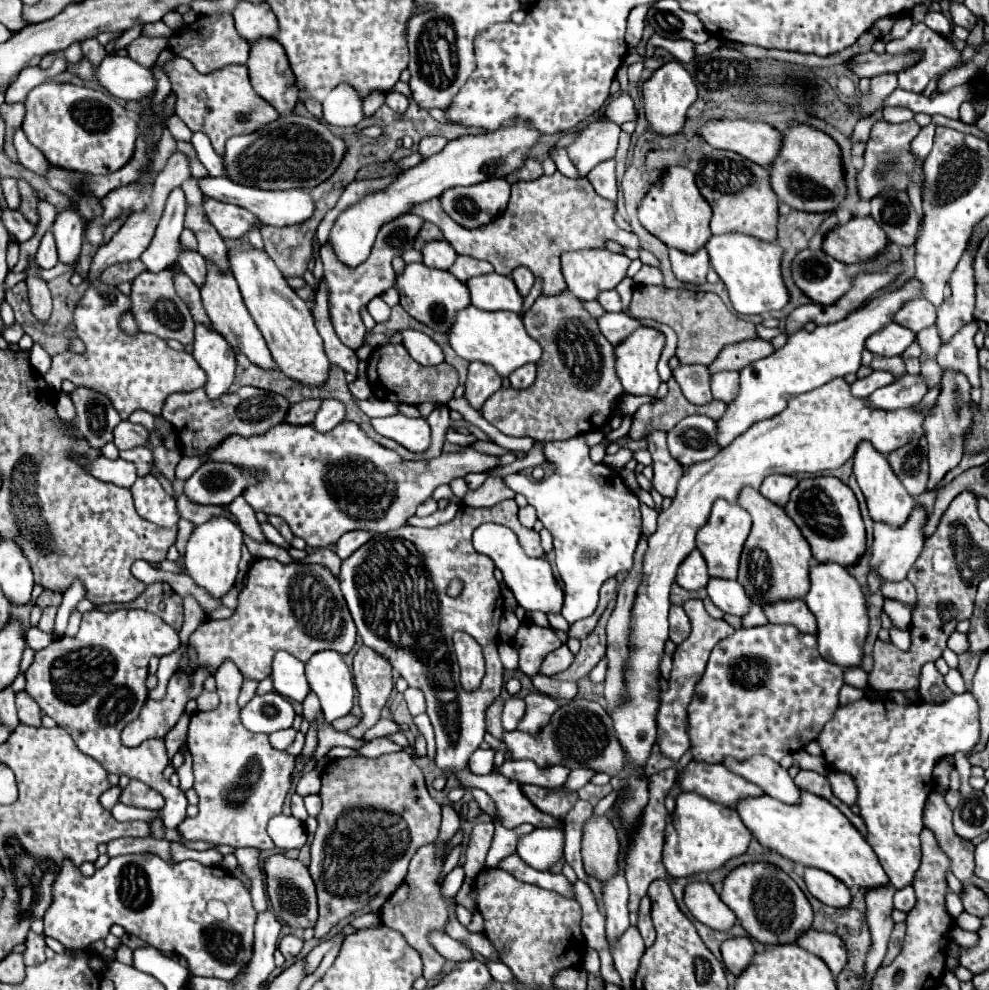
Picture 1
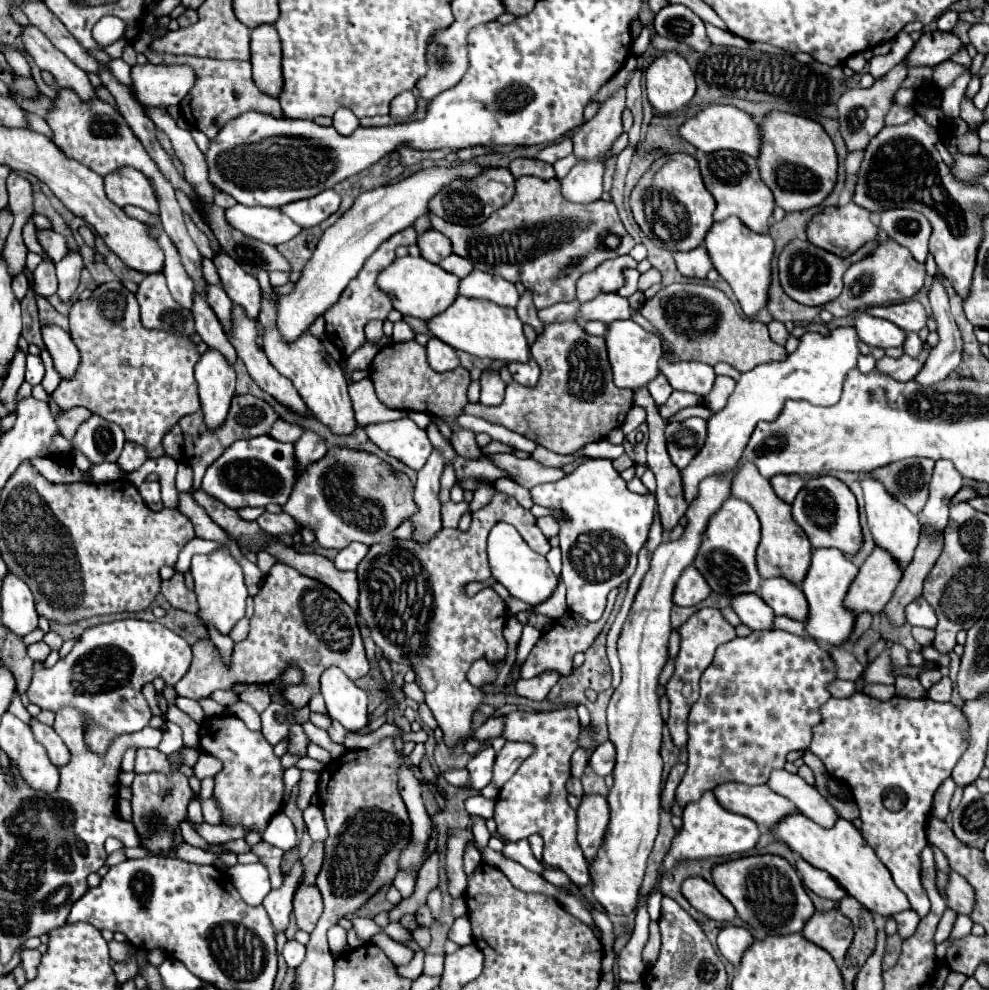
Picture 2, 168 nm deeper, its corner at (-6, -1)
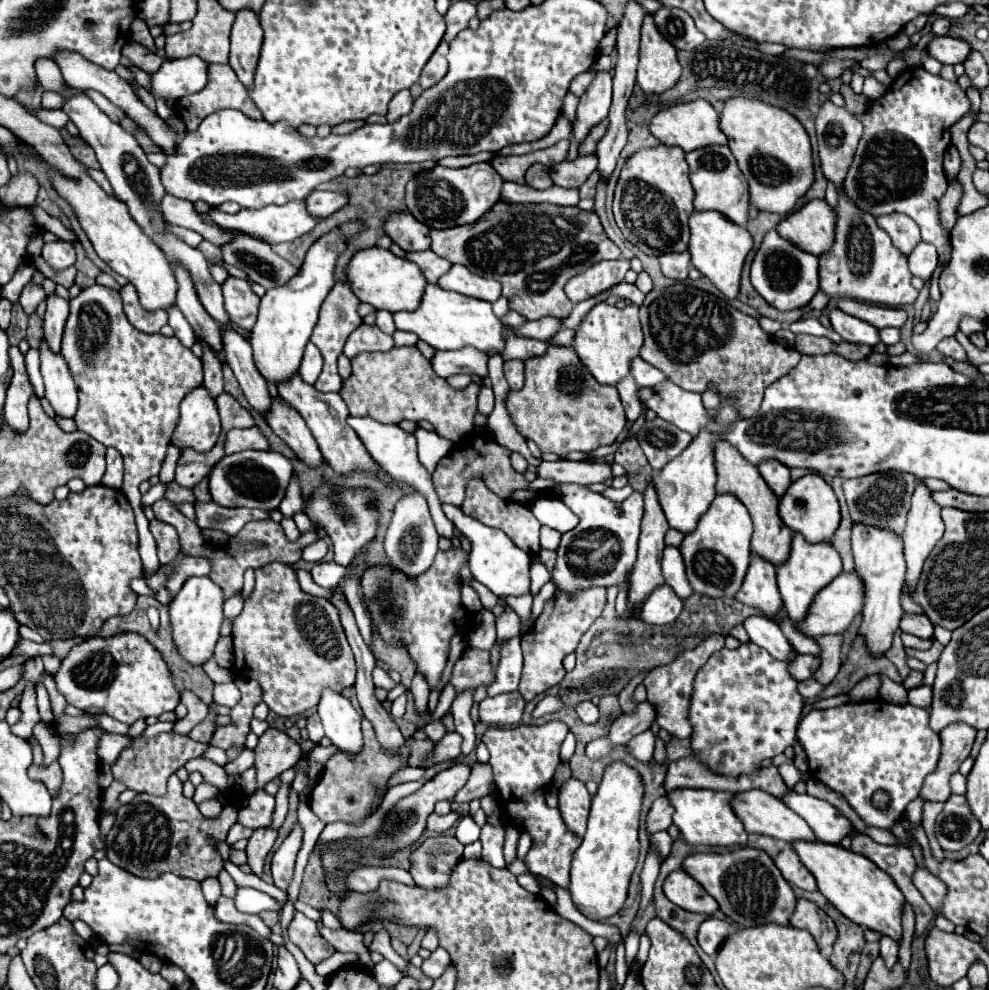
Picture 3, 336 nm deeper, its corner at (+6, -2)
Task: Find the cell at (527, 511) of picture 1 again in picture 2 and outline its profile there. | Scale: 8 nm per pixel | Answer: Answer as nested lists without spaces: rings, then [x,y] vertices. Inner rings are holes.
[[[546,516],[546,518],[538,518],[538,526],[540,526],[540,530],[544,532],[544,536],[546,538],[552,538],[552,536],[558,536],[558,520],[554,520],[554,518],[550,518],[550,516]]]

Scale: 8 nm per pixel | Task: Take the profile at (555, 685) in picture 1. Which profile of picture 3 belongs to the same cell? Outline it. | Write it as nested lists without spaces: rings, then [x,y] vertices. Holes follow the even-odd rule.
[[[582,701],[582,703],[578,703],[578,705],[574,707],[574,711],[576,711],[576,715],[578,715],[584,723],[594,723],[594,721],[598,719],[598,709],[596,709],[596,705],[594,705],[592,701]]]

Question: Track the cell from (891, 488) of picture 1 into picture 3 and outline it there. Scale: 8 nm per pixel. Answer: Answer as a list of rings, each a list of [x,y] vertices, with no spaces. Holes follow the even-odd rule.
[[[854,523],[852,551],[854,551],[856,571],[862,575],[864,585],[866,585],[866,603],[862,611],[860,635],[866,637],[868,649],[874,655],[880,655],[880,653],[886,653],[886,649],[892,645],[892,635],[898,629],[900,617],[904,615],[902,605],[900,605],[900,591],[906,579],[904,541],[902,541],[902,535],[894,533],[892,529]]]

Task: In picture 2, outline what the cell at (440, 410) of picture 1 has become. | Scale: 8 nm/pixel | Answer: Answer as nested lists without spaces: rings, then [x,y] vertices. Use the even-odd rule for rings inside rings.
[[[432,450],[432,456],[424,464],[424,468],[418,472],[418,482],[414,488],[414,502],[418,506],[418,512],[412,514],[412,540],[420,546],[426,546],[440,530],[442,530],[442,518],[440,518],[440,474],[444,470],[444,458],[438,450]]]

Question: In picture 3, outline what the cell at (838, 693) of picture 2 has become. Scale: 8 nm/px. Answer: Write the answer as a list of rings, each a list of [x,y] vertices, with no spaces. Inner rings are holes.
[[[808,679],[808,681],[802,681],[802,683],[800,683],[800,695],[802,695],[804,699],[814,699],[814,697],[818,697],[822,691],[824,691],[824,685],[818,683],[816,679]]]

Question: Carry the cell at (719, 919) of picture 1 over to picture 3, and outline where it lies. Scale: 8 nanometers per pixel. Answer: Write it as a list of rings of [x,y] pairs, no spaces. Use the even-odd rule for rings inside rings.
[[[686,871],[670,873],[664,881],[664,893],[674,905],[686,911],[704,915],[714,915],[718,911],[718,903]]]

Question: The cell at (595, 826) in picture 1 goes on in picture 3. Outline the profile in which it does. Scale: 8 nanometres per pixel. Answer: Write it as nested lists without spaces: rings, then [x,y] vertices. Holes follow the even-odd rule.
[[[570,779],[560,787],[560,795],[558,795],[558,809],[562,813],[562,819],[566,823],[566,827],[582,837],[586,833],[586,821],[588,821],[588,813],[590,813],[590,793],[586,789],[584,783],[580,783],[578,779]]]

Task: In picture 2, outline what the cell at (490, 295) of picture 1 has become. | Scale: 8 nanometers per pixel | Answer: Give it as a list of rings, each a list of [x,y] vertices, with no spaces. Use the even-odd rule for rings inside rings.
[[[476,268],[466,278],[460,280],[458,294],[468,298],[488,298],[500,306],[510,306],[510,308],[514,308],[518,302],[518,290],[512,282],[500,276],[480,272]]]

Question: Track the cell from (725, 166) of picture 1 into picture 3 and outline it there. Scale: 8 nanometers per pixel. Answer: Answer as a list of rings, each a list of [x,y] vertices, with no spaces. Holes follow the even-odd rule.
[[[712,145],[704,149],[696,149],[686,153],[686,161],[690,165],[690,181],[696,191],[694,209],[696,211],[718,211],[736,225],[748,223],[748,207],[750,207],[750,193],[748,183],[730,151],[730,147]]]

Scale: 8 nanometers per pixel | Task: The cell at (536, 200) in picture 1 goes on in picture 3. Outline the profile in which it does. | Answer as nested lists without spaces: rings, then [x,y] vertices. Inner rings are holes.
[[[498,201],[476,223],[432,229],[430,239],[430,249],[436,255],[448,259],[450,263],[460,263],[480,277],[500,281],[510,309],[530,321],[548,315],[568,317],[574,305],[564,295],[564,285],[594,263],[620,257],[618,245],[606,237],[594,211],[552,203]]]

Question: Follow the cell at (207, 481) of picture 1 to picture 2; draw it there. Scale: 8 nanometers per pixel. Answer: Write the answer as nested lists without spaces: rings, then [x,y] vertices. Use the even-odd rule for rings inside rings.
[[[256,436],[234,442],[206,470],[202,488],[216,500],[238,510],[246,506],[268,506],[268,504],[284,506],[284,502],[288,502],[290,498],[294,482],[296,482],[294,444],[284,444],[270,436]]]

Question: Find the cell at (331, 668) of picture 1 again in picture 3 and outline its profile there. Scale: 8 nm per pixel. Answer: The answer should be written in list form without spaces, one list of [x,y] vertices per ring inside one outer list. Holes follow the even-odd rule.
[[[326,687],[318,701],[318,715],[322,719],[326,737],[332,741],[332,745],[340,747],[340,751],[350,755],[356,755],[360,751],[362,713],[354,709],[348,697]]]

